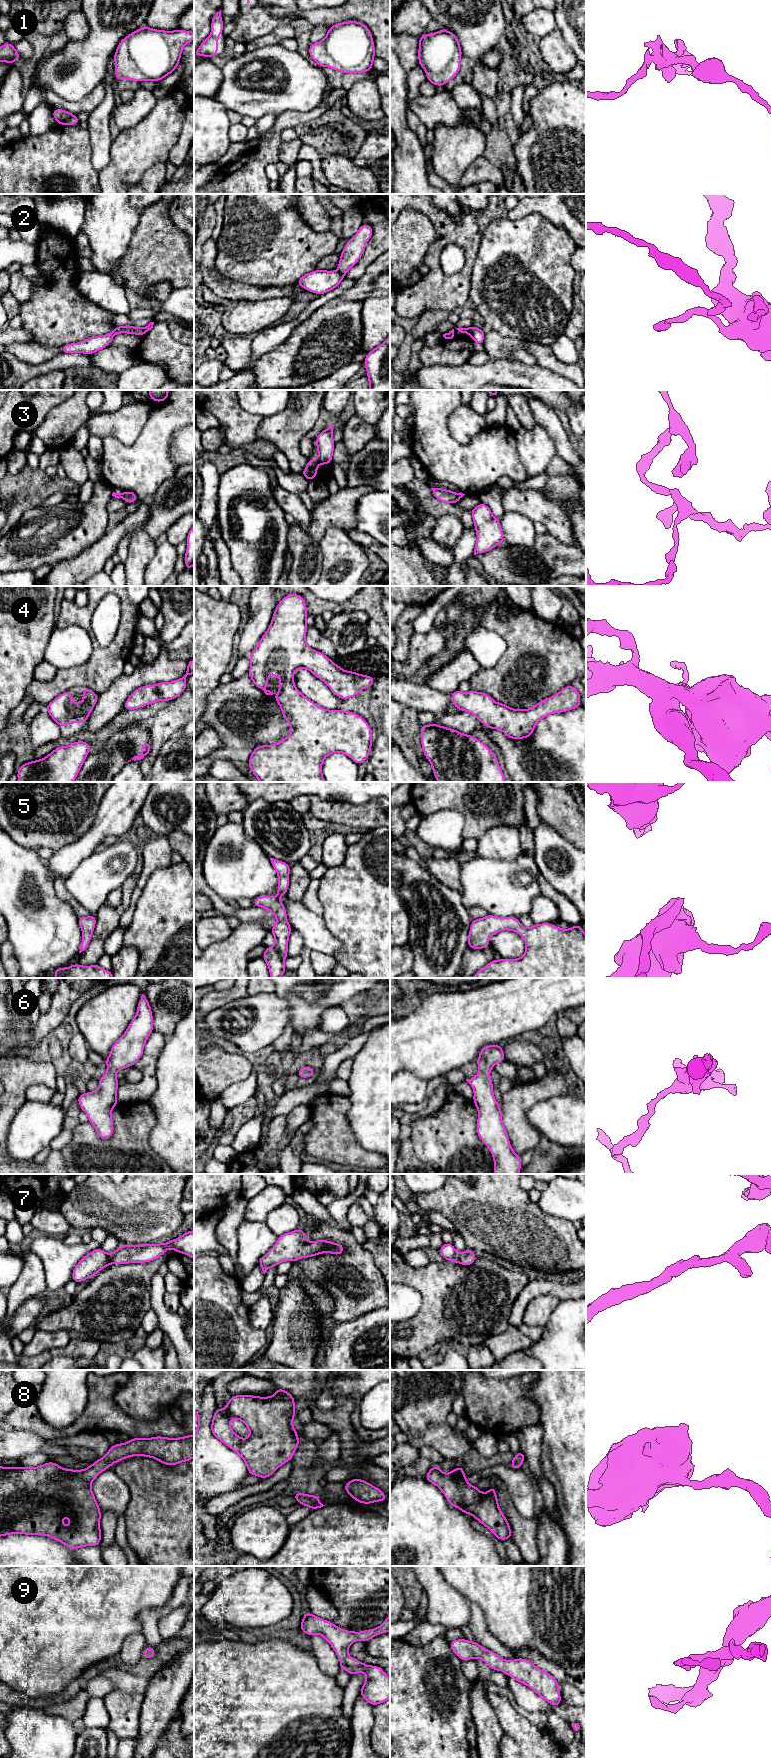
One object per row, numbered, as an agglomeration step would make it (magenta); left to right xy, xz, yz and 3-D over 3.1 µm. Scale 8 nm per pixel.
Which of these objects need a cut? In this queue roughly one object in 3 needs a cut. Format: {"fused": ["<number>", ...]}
{"fused": ["2", "3"]}

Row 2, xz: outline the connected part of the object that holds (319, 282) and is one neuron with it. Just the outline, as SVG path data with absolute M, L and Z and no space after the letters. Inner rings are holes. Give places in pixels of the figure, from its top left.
M314 270L303 275L296 285L302 286L305 290L322 295L338 287L344 279L339 271Z

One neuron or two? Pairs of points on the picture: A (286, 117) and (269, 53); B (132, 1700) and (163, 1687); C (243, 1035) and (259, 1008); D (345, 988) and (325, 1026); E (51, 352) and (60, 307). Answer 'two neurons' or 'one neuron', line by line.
A: two neurons
B: two neurons
C: one neuron
D: two neurons
E: two neurons

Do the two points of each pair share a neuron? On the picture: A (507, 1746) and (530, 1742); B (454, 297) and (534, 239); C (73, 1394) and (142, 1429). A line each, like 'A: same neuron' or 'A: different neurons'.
A: different neurons
B: different neurons
C: different neurons

